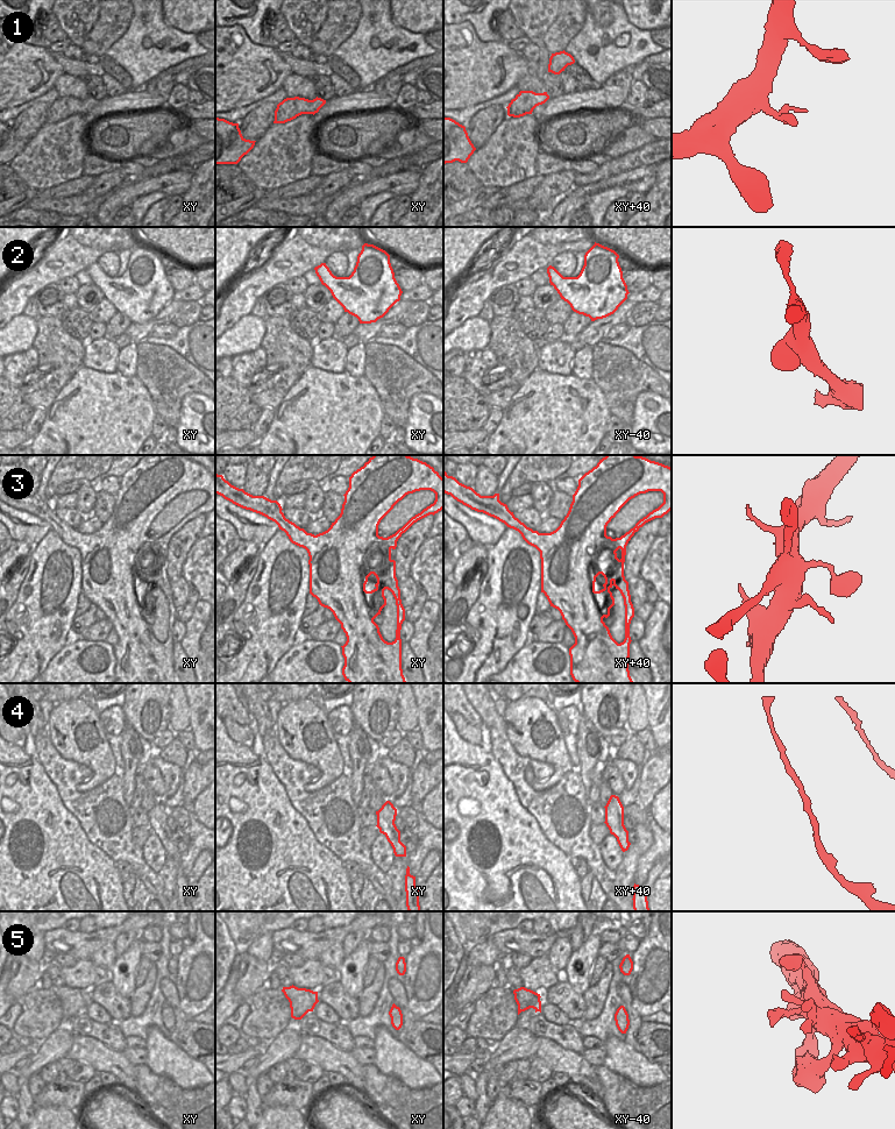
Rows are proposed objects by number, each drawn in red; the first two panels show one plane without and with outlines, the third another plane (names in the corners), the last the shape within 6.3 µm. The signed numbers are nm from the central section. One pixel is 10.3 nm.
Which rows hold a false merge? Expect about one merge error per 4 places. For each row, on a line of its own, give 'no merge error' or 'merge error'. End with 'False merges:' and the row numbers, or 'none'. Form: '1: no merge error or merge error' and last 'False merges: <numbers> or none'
1: no merge error
2: no merge error
3: no merge error
4: no merge error
5: no merge error
False merges: none

